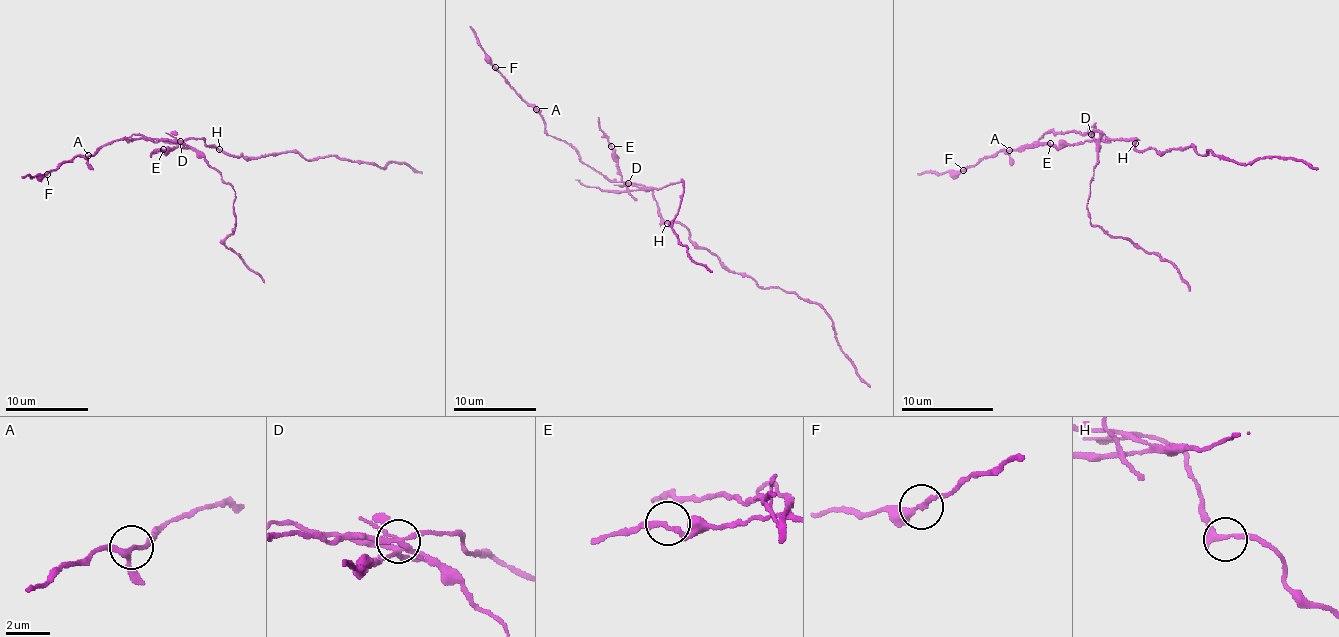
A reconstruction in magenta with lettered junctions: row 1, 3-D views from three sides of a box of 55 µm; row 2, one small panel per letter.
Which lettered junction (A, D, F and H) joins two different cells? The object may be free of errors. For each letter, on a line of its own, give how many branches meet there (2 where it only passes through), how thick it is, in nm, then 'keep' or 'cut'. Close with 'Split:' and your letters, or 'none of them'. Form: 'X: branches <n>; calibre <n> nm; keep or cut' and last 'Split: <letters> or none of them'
A: branches 3; calibre 200 nm; keep
D: branches 4; calibre 190 nm; cut
F: branches 2; calibre 240 nm; keep
H: branches 2; calibre 280 nm; keep
Split: D

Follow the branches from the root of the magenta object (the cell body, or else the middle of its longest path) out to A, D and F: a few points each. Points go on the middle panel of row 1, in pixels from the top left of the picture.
A: (663, 218), (650, 189), (636, 183), (605, 179), (582, 160), (574, 148), (547, 133), (545, 119), (536, 109)
D: (663, 218), (652, 191), (636, 183), (628, 183)
F: (663, 218), (650, 189), (636, 183), (605, 179), (582, 160), (574, 148), (549, 136), (545, 119), (495, 67)

